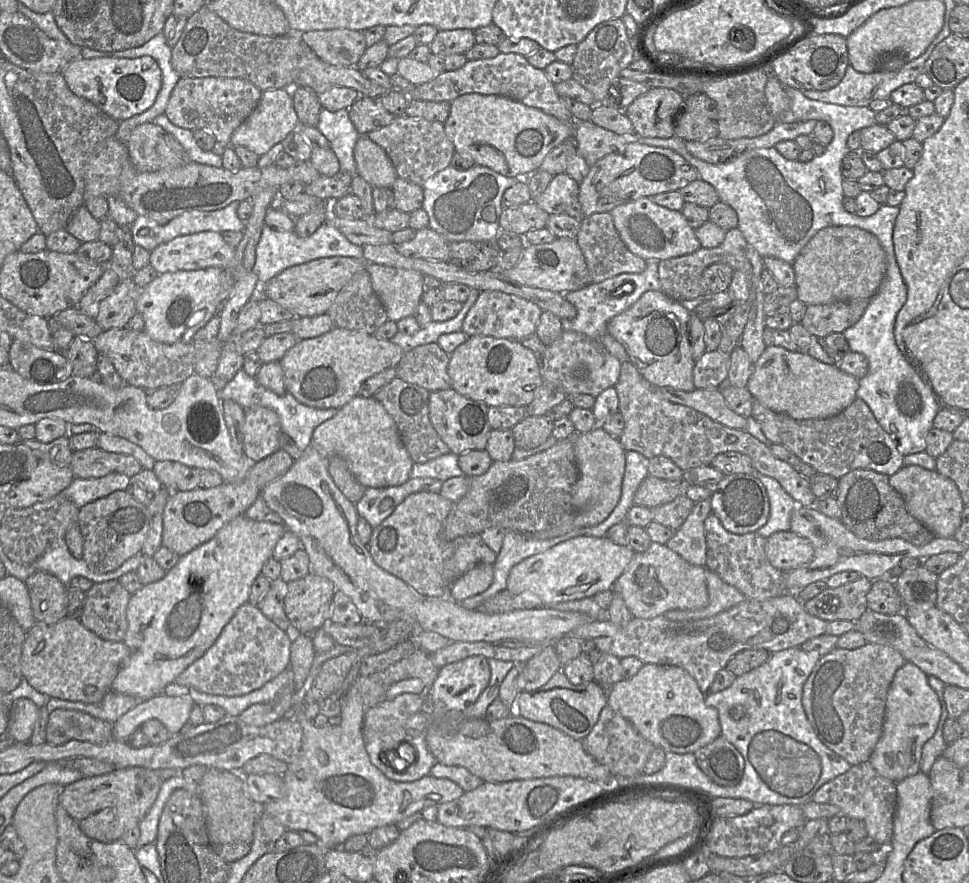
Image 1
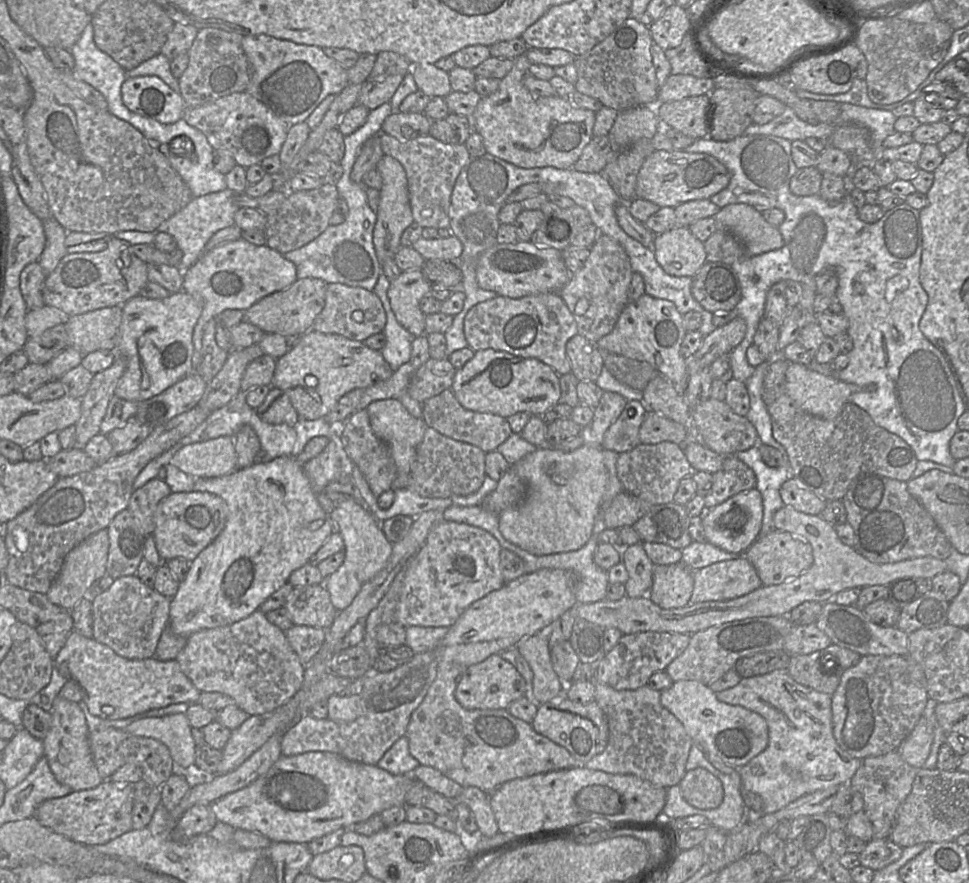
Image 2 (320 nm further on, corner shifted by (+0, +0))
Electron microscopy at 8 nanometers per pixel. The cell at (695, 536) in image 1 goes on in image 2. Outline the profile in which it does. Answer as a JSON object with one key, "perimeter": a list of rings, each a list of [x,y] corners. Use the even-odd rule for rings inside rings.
{"perimeter":[[[724,456],[722,468],[713,474],[712,489],[705,496],[705,508],[711,509],[735,494],[756,487],[753,470],[735,456]]]}

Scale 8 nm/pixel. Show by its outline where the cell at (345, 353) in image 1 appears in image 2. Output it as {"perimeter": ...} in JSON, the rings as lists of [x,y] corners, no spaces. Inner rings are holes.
{"perimeter":[[[309,330],[285,355],[276,360],[271,387],[283,390],[298,415],[306,420],[326,416],[338,400],[354,389],[366,389],[388,379],[393,373],[381,351],[373,350],[364,342],[338,334]]]}

